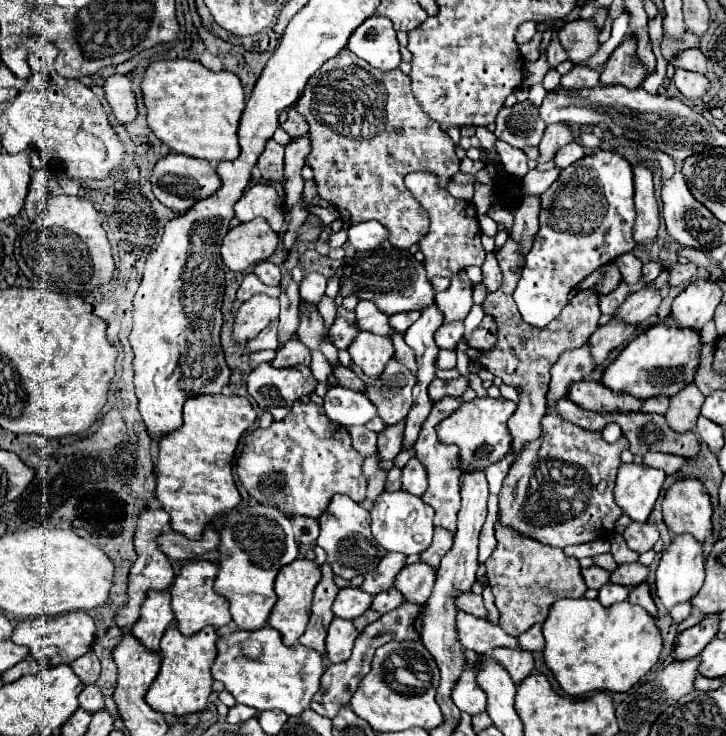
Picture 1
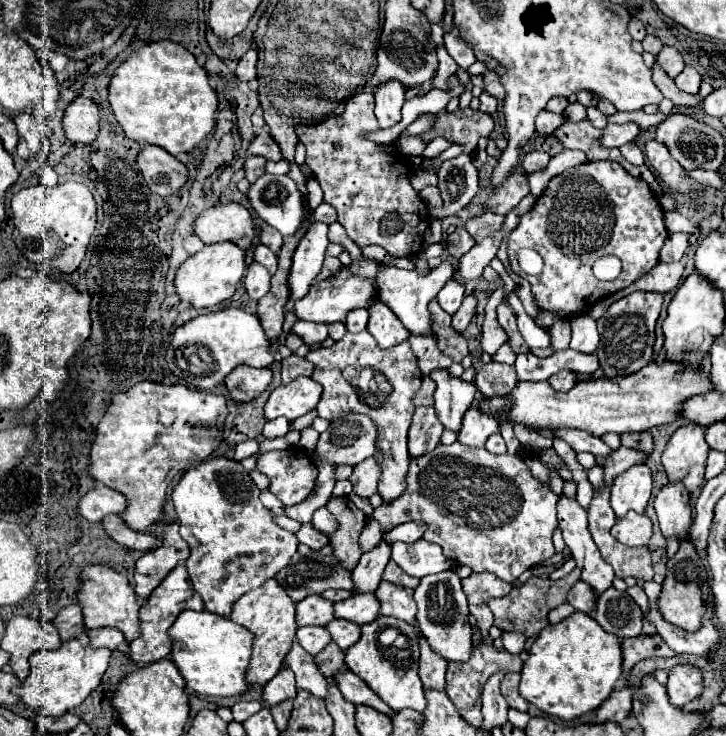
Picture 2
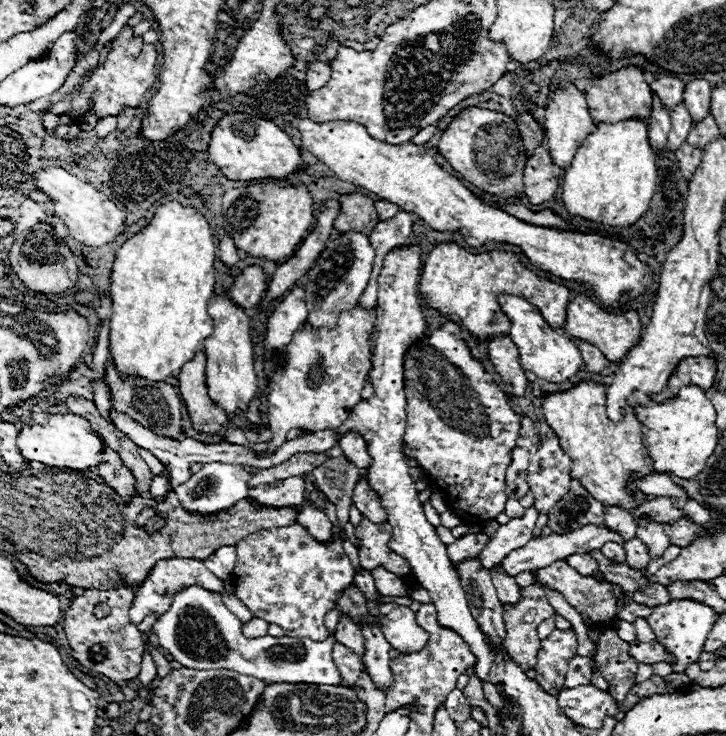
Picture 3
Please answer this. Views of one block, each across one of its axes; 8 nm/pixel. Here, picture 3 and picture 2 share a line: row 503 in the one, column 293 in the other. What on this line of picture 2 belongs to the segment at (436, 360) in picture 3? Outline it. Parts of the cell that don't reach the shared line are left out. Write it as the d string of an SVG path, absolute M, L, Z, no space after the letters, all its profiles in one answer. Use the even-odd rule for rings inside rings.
M302 448L260 454L256 468L270 480L268 490L286 506L304 502L316 488L318 468L312 456Z

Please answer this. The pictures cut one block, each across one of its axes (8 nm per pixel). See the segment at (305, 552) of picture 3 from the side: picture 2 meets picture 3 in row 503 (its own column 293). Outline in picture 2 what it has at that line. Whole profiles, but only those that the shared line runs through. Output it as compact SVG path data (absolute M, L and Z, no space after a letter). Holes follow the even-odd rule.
M296 320L292 330L304 338L308 346L322 344L328 338L328 328L326 324L316 324L316 322L306 322L306 320Z

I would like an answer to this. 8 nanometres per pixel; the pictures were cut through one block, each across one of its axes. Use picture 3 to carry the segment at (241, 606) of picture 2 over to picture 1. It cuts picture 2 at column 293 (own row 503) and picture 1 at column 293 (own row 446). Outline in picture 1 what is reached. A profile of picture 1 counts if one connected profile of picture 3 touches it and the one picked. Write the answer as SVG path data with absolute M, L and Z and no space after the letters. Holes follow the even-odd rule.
M294 560L292 564L280 568L276 580L274 580L274 592L278 596L270 618L268 618L268 626L276 628L282 634L282 642L286 646L294 646L298 642L298 638L304 634L306 624L310 620L310 606L312 606L312 594L316 584L320 582L320 568L312 562L312 560Z

